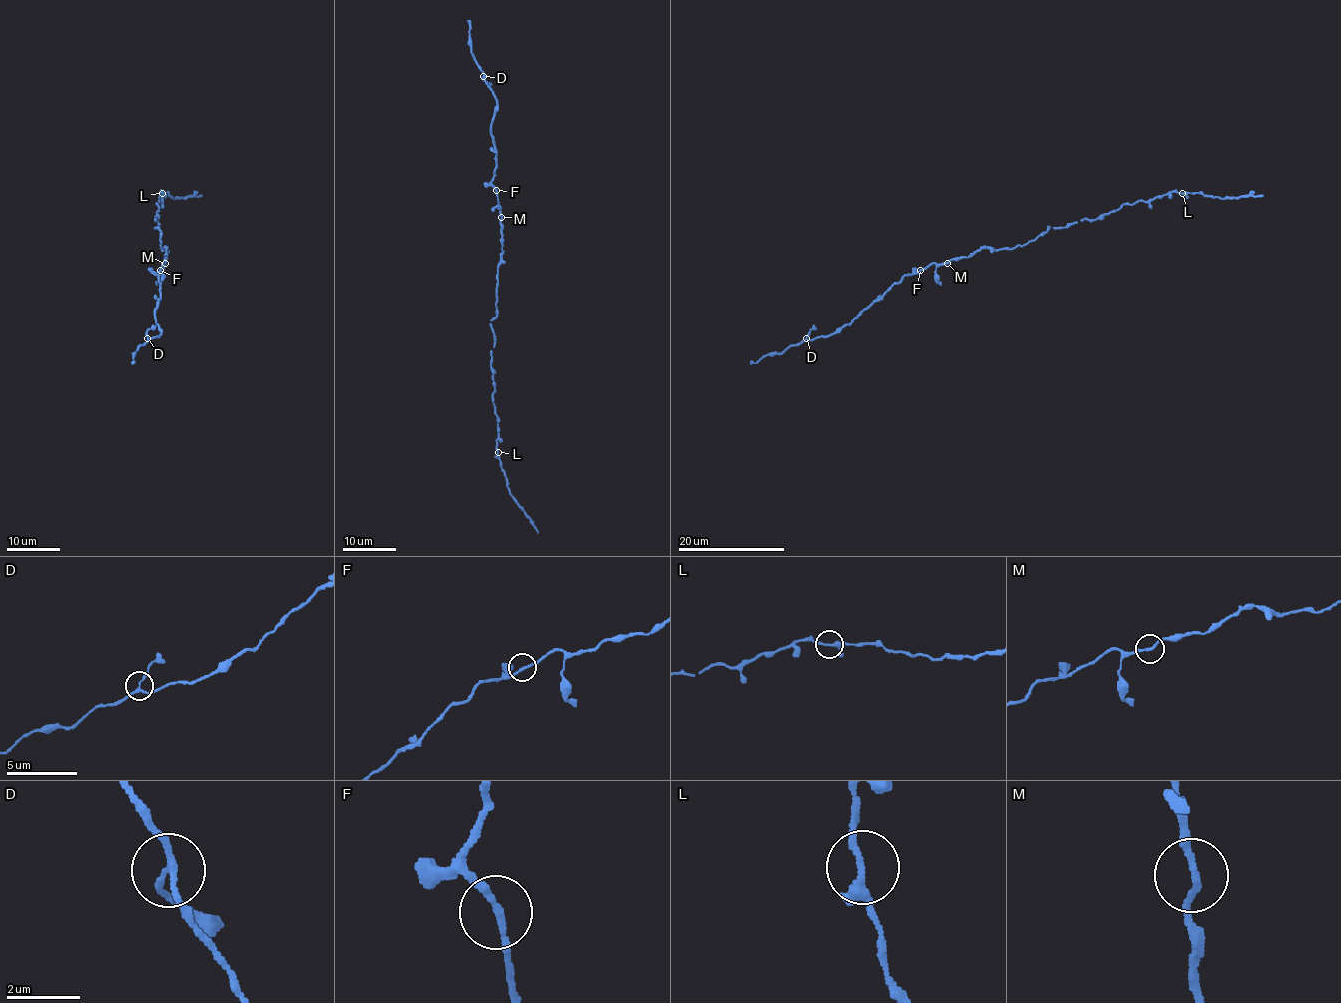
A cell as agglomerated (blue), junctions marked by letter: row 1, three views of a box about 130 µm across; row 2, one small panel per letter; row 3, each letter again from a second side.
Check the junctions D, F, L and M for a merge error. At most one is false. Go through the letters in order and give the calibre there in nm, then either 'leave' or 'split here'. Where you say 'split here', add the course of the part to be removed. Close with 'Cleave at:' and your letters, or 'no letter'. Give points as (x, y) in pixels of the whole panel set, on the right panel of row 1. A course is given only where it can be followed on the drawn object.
D: 140 nm thick; leave
F: 180 nm thick; leave
L: 180 nm thick; leave
M: 180 nm thick; leave
Cleave at: no letter

